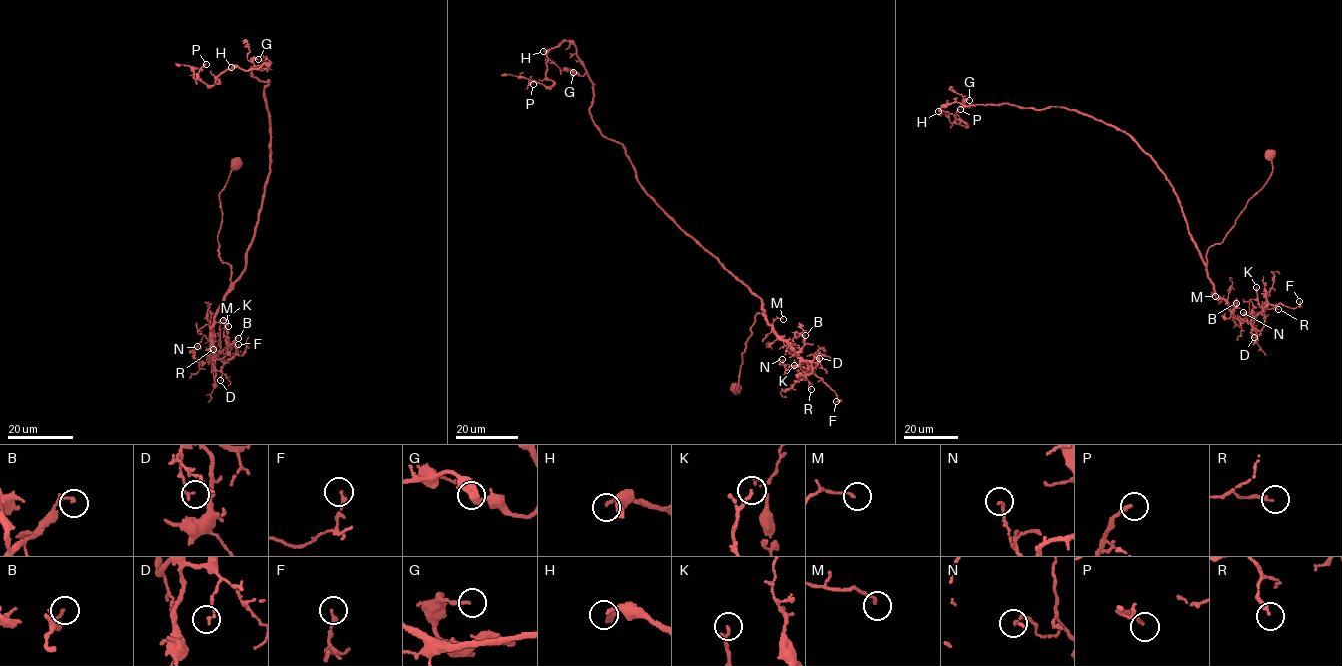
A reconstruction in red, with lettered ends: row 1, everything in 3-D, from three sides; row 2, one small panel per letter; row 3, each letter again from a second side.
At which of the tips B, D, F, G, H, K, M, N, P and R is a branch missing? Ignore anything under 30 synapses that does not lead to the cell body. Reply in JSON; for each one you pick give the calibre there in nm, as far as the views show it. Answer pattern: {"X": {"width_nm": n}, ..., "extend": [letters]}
{"P": {"width_nm": 190}, "extend": ["P"]}

